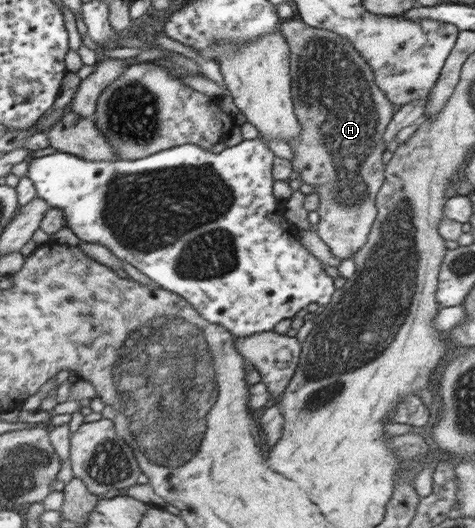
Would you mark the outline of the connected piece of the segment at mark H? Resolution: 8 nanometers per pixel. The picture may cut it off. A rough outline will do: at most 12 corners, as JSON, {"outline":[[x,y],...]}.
{"outline":[[281,25],[291,168],[342,260],[367,241],[392,106],[353,45]]}

